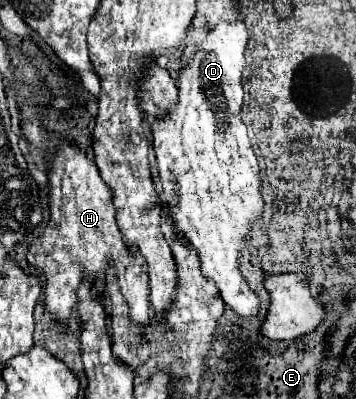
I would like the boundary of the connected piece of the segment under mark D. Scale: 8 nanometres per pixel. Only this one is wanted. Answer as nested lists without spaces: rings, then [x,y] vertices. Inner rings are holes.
[[[234,18],[228,22],[220,22],[214,26],[206,40],[198,46],[196,56],[182,66],[176,76],[178,88],[178,102],[168,108],[158,120],[154,122],[154,152],[158,164],[158,176],[162,184],[162,198],[168,206],[168,216],[174,220],[176,228],[186,236],[186,240],[196,248],[202,274],[210,276],[218,290],[220,298],[240,316],[252,318],[260,308],[258,296],[250,290],[242,274],[238,272],[238,256],[242,246],[248,242],[248,230],[252,222],[262,214],[264,200],[262,200],[262,186],[258,176],[258,160],[254,156],[248,130],[242,124],[240,110],[244,100],[242,90],[242,68],[244,68],[244,48],[248,44],[248,32],[242,18]]]

